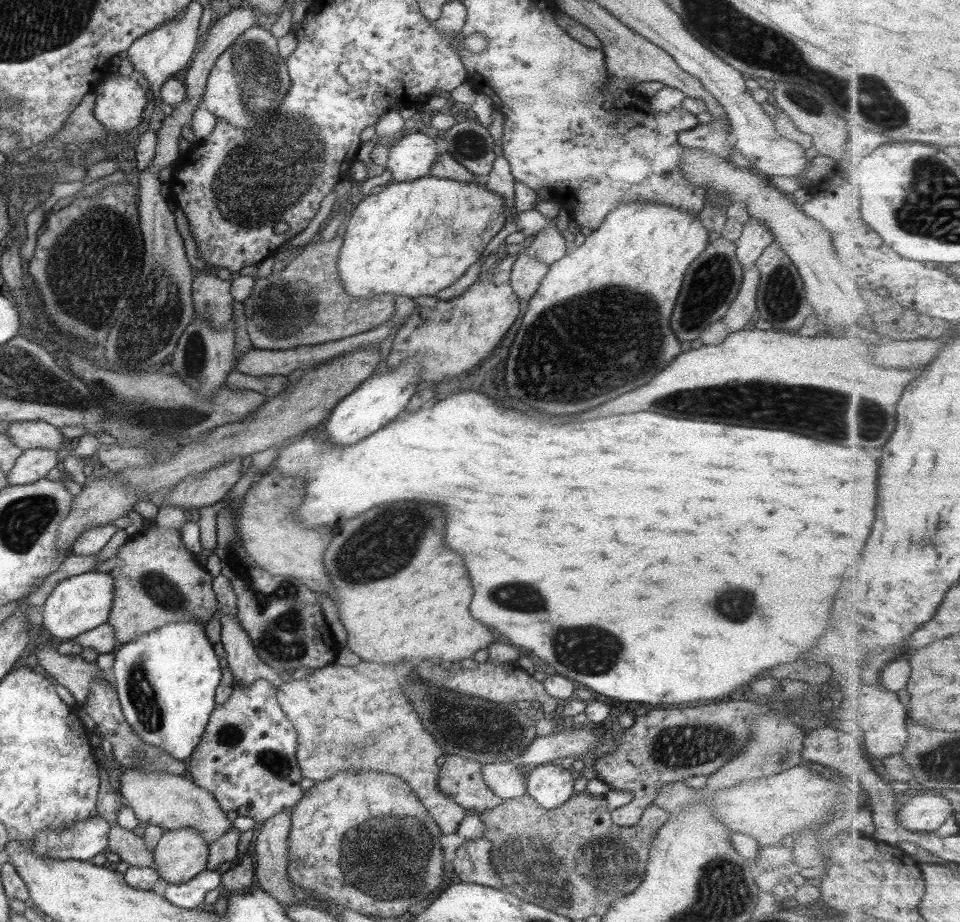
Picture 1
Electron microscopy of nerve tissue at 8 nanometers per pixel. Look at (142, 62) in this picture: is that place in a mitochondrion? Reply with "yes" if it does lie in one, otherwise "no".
no

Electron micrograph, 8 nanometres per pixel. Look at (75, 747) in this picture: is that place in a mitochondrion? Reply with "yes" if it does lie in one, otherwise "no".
no

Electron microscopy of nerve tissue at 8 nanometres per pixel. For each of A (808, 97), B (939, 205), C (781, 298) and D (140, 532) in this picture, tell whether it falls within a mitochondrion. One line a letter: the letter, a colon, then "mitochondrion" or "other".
A: mitochondrion
B: mitochondrion
C: mitochondrion
D: other

